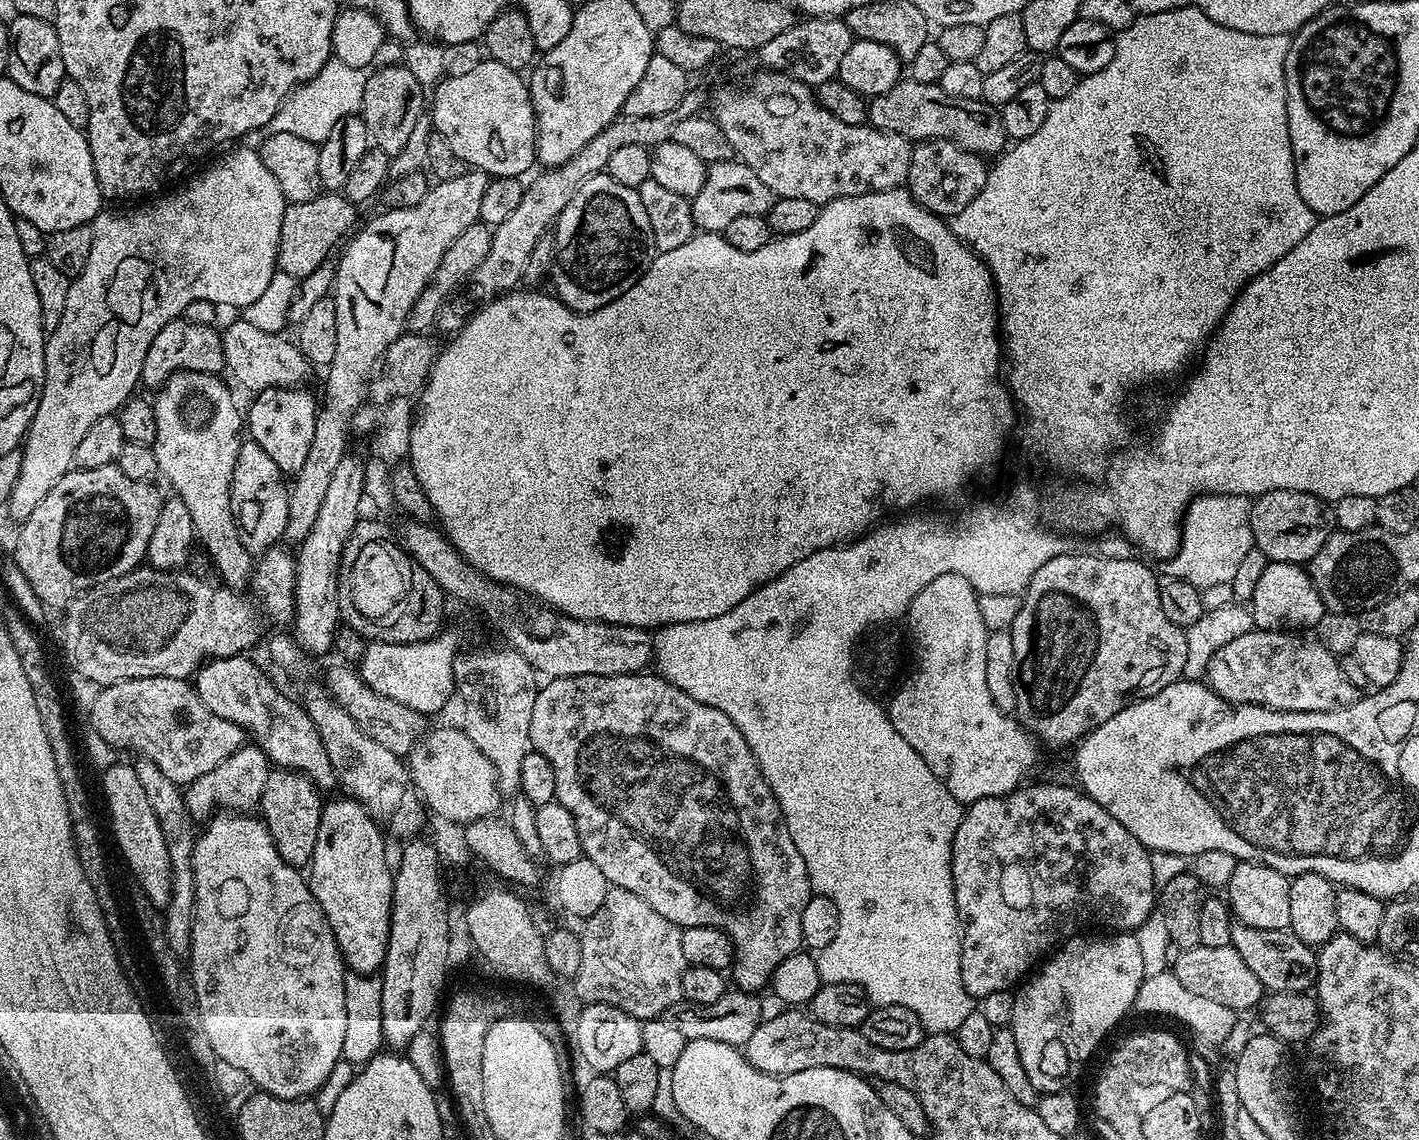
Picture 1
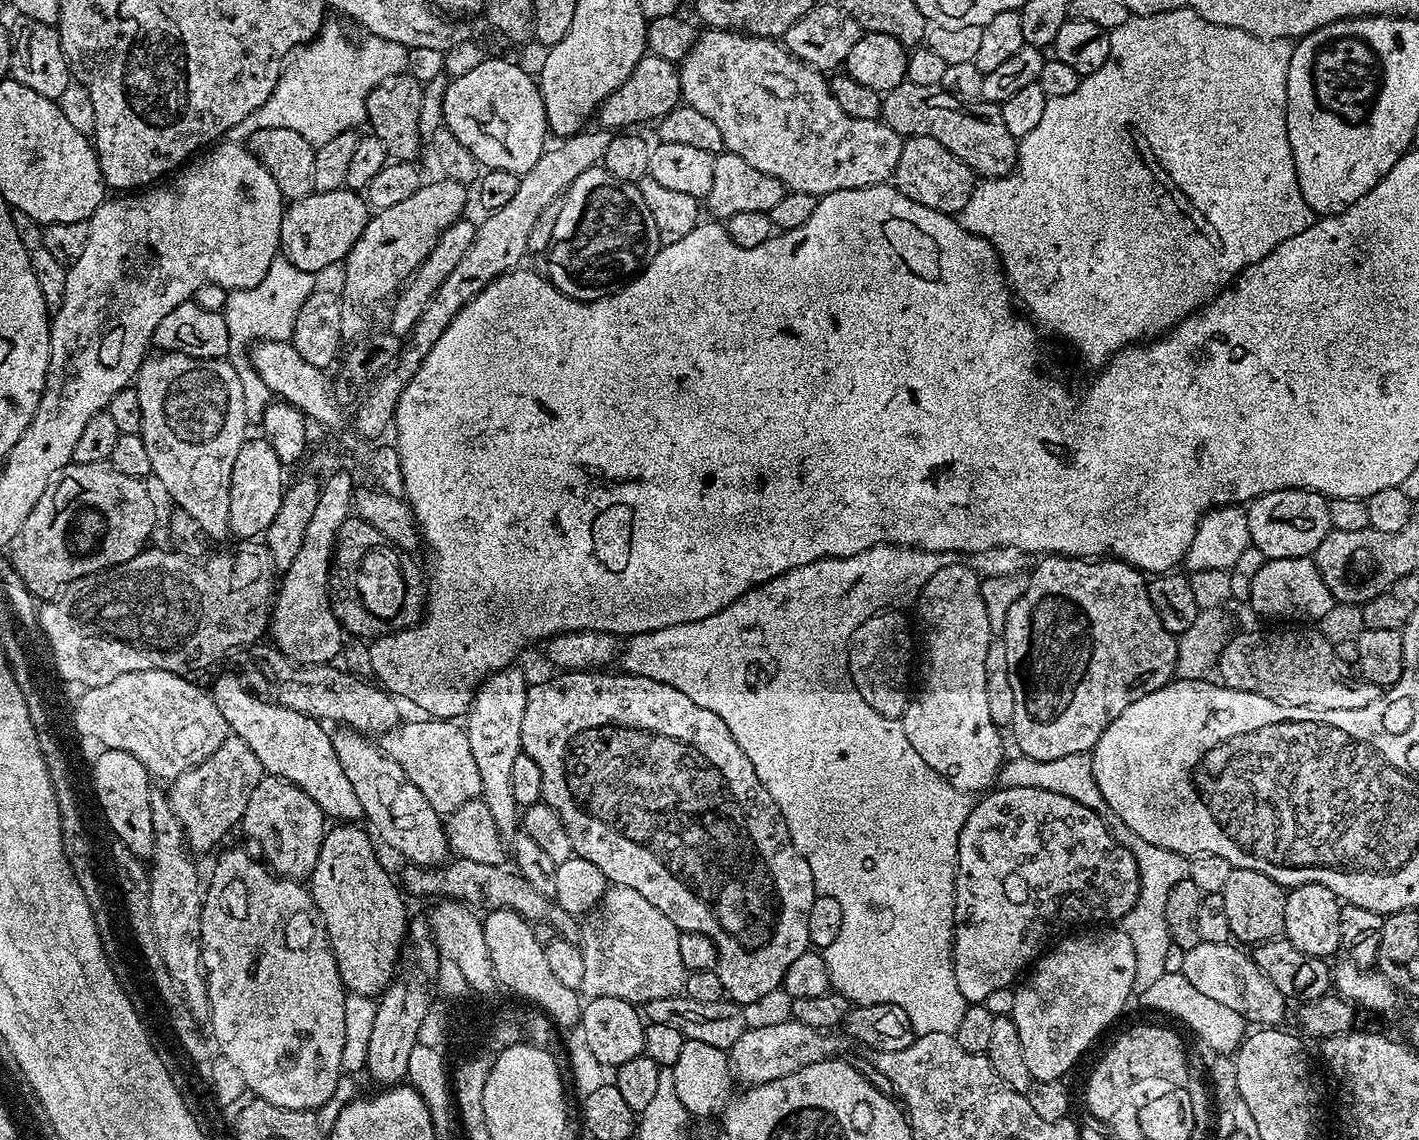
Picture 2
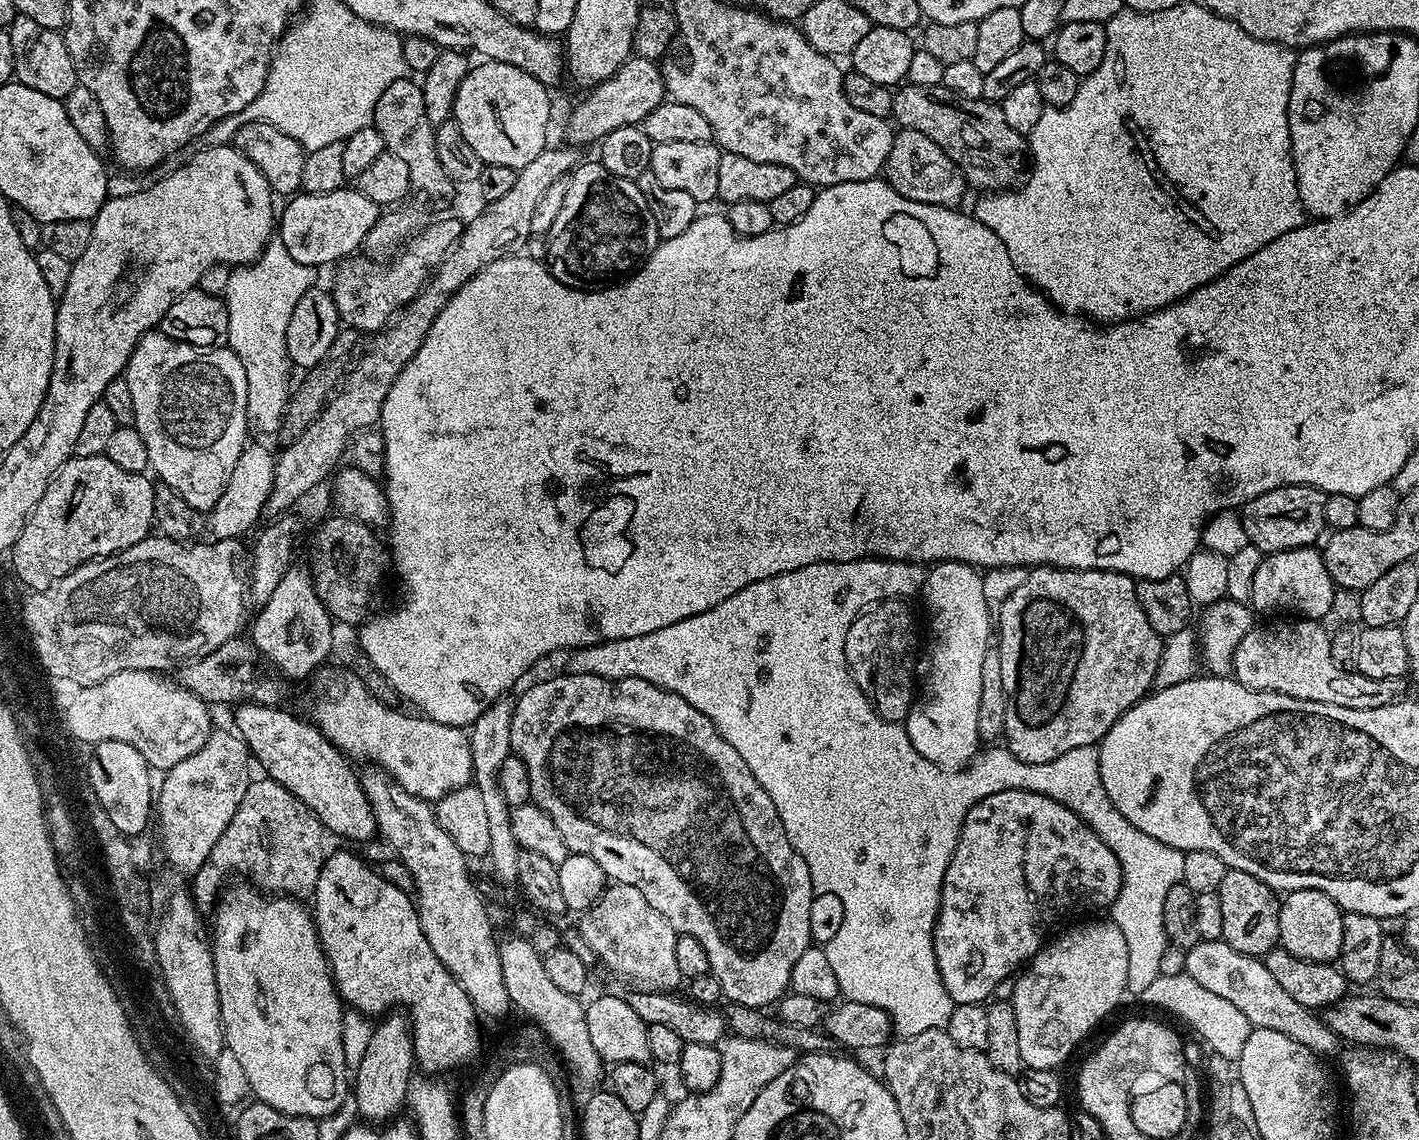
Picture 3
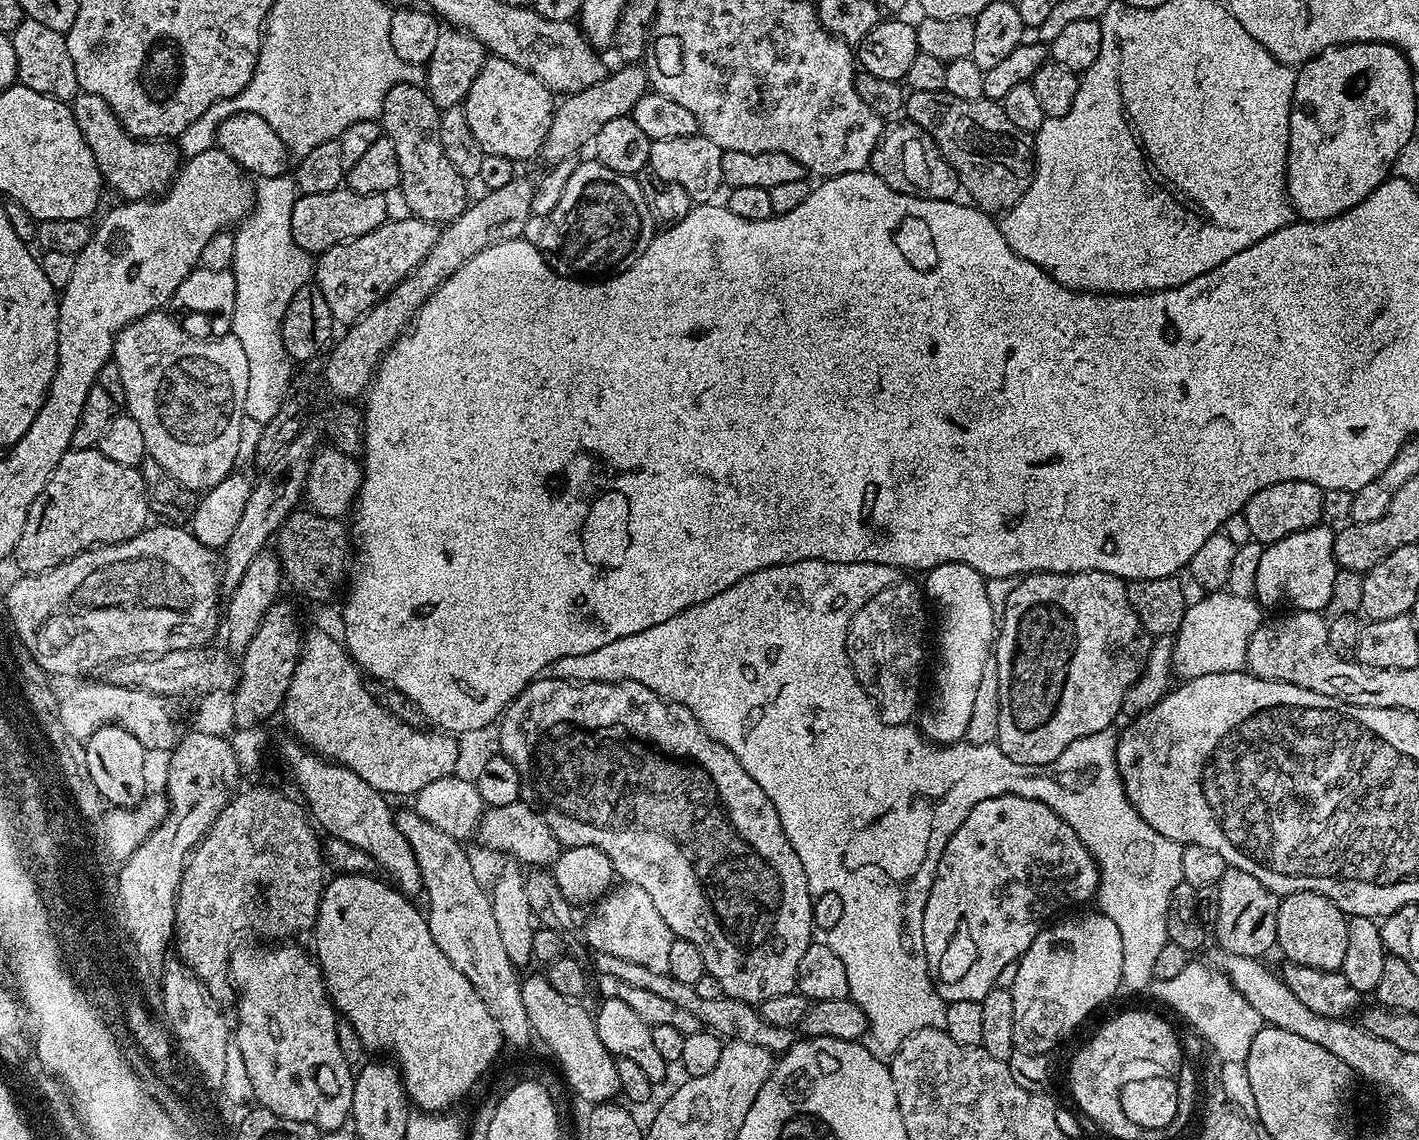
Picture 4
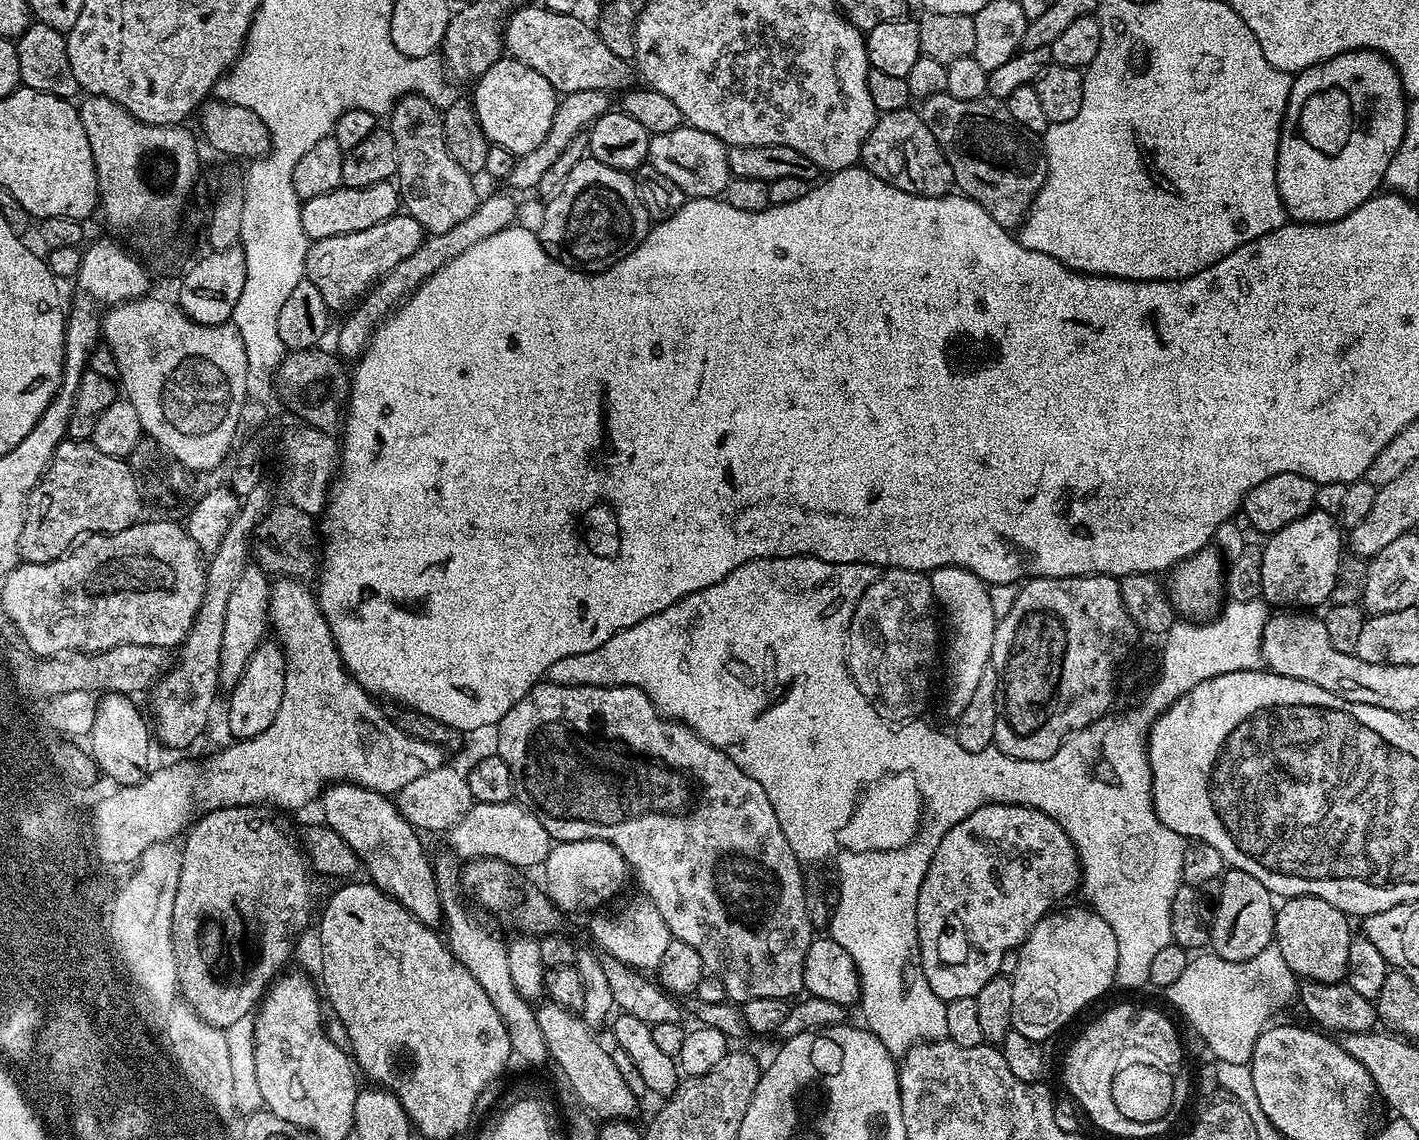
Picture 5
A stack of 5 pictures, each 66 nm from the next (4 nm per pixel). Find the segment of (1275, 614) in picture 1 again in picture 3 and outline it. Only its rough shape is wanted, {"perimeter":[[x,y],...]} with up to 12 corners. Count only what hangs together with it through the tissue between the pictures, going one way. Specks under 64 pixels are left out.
{"perimeter":[[1319,547],[1265,555],[1251,607],[1319,621],[1337,589]]}

